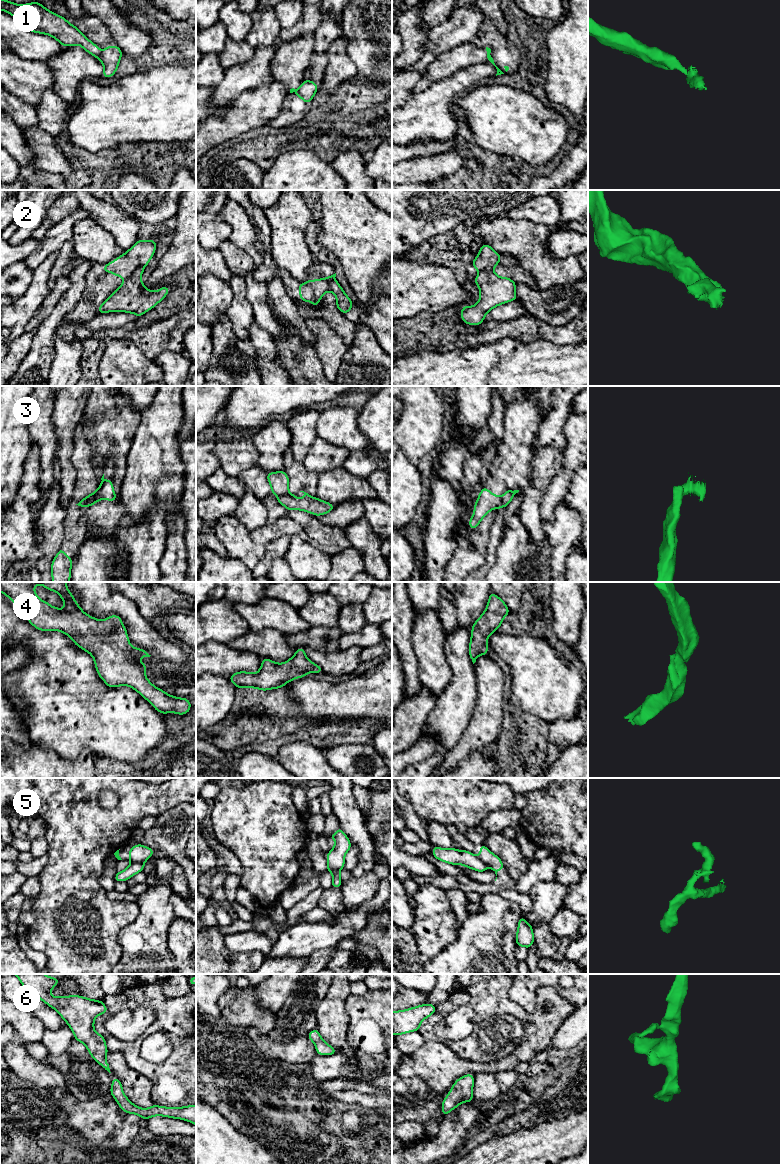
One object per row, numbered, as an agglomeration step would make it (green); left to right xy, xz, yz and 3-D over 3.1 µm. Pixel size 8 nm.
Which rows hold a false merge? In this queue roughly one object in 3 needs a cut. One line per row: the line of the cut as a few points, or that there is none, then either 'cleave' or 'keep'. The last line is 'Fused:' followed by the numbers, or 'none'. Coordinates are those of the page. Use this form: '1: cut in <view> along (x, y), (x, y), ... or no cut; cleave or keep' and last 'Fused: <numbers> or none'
1: cut in xy along (101, 52), (98, 58); cleave
2: cut in xy along (143, 266), (136, 269), (126, 279); cleave
3: cut in xz along (288, 493), (277, 496); cleave
4: no cut; keep
5: cut in xy along (131, 861), (144, 862); cleave
6: no cut; keep
Fused: 1, 2, 3, 5

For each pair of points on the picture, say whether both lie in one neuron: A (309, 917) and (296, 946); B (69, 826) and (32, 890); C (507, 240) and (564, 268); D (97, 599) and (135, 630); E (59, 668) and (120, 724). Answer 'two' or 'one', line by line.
A: two
B: two
C: one
D: one
E: one

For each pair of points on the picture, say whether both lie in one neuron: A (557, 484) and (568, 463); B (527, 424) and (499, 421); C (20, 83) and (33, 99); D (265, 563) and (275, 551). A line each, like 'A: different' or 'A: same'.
A: same
B: different
C: same
D: same

